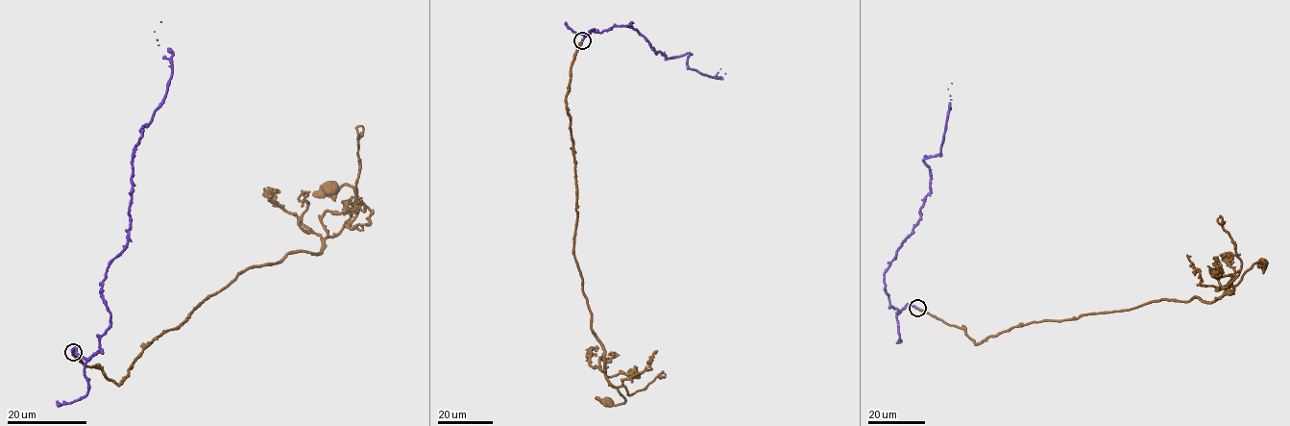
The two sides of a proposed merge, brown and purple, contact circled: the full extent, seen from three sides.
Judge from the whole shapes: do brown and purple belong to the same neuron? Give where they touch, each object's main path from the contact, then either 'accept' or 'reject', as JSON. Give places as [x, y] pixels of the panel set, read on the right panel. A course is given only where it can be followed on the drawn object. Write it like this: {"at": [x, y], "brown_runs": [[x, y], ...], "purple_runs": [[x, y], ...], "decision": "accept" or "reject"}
{"at": [917, 308], "brown_runs": [[916, 308], [962, 328], [979, 344], [1032, 322], [1163, 299], [1214, 302], [1230, 294], [1253, 263], [1263, 263]], "purple_runs": [[916, 308], [908, 304], [898, 312], [889, 305], [884, 276], [930, 191], [923, 160], [940, 151], [951, 83]], "decision": "accept"}

